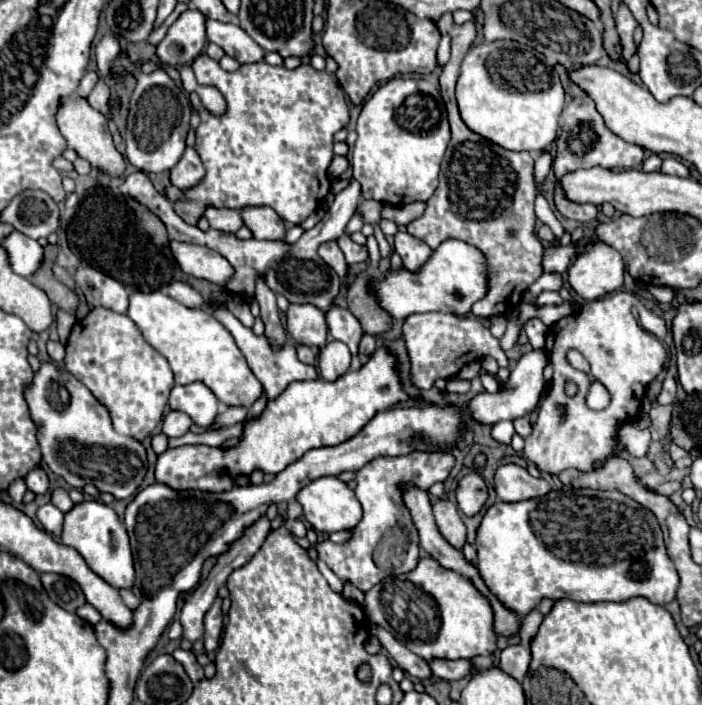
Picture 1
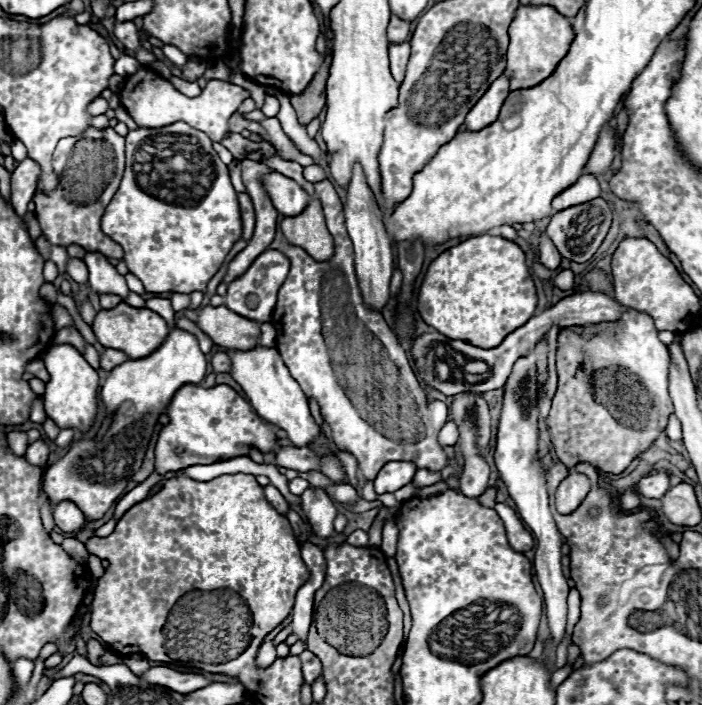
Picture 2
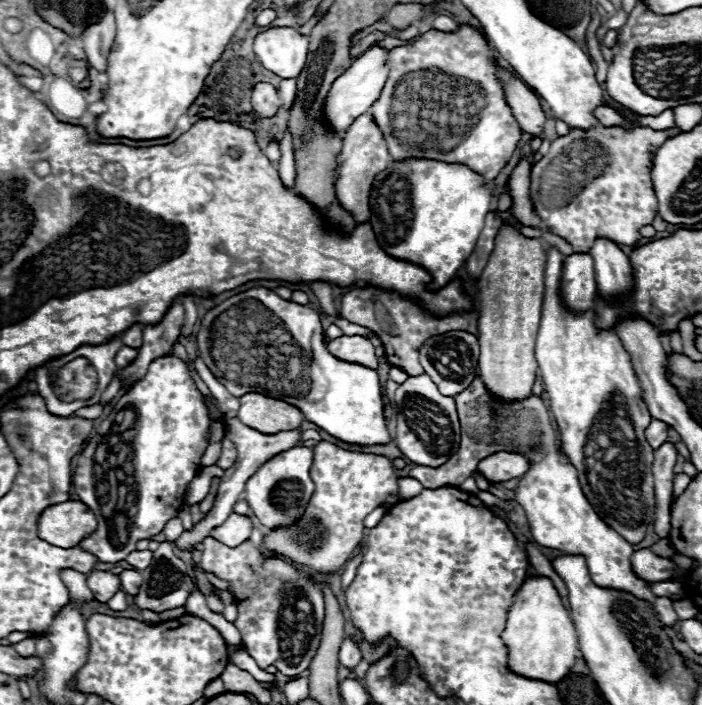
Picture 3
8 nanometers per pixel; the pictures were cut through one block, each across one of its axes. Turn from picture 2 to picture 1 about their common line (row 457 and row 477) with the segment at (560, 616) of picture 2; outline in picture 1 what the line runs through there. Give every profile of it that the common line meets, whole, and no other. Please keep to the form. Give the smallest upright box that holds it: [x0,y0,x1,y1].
[494,464,550,502]

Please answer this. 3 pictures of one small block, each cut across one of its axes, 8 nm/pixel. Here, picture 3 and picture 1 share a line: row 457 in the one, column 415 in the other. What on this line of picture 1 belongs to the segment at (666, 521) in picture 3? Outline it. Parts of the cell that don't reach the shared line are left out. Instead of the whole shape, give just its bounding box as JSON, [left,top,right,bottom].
[370,624,432,680]

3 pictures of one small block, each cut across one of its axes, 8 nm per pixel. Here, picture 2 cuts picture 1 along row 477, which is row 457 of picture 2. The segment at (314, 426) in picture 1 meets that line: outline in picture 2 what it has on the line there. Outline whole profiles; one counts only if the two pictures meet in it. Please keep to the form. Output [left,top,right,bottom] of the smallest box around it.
[114,384,278,518]

